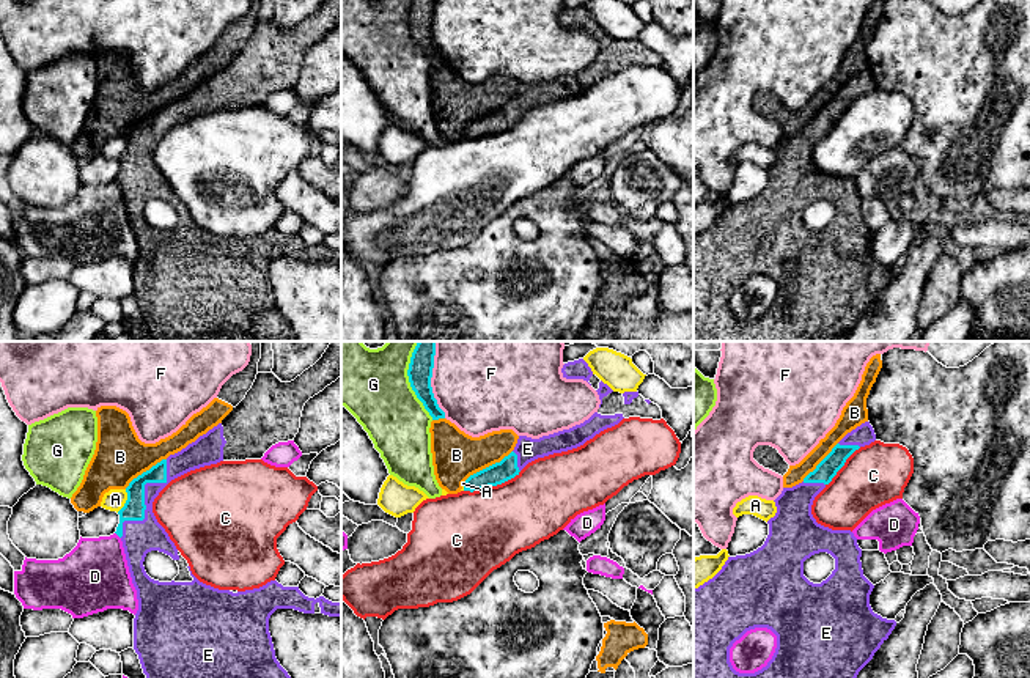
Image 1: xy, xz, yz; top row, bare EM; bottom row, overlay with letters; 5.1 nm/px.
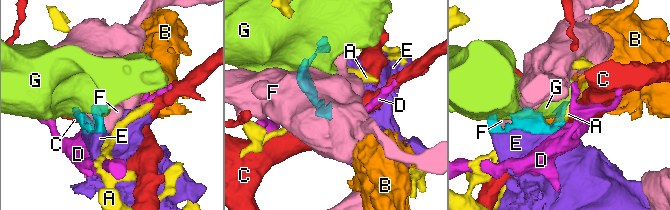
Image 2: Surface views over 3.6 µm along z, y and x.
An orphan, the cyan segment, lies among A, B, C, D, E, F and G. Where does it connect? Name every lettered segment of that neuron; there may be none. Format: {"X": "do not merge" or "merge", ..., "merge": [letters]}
{"A": "do not merge", "B": "do not merge", "C": "do not merge", "D": "do not merge", "E": "merge", "F": "do not merge", "G": "do not merge", "merge": ["E"]}

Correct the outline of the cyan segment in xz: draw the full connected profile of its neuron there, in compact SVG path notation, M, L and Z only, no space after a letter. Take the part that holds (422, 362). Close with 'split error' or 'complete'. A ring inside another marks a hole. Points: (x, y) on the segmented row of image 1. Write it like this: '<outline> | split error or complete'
M418 341L409 363L407 376L412 390L423 403L432 420L445 418L445 412L434 398L431 378L434 368L436 341Z | complete

